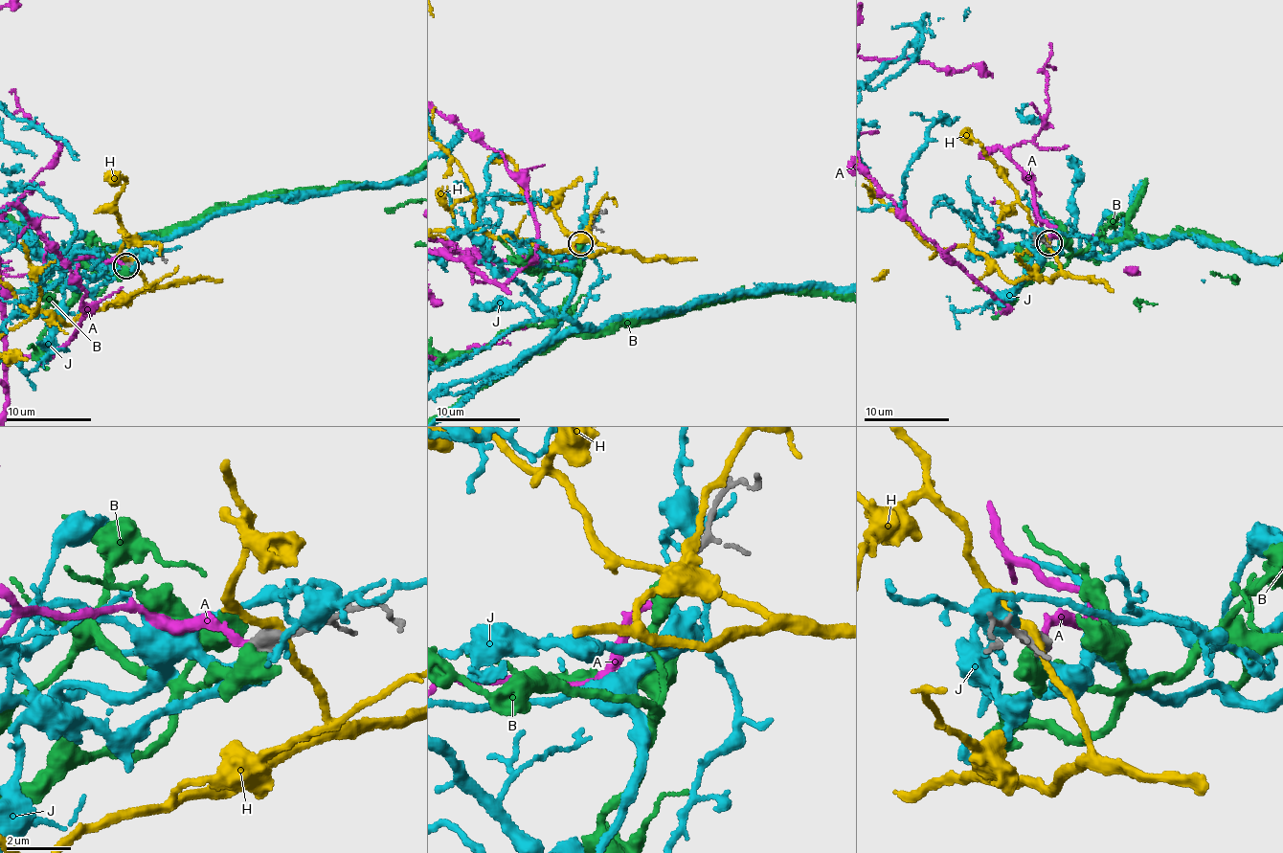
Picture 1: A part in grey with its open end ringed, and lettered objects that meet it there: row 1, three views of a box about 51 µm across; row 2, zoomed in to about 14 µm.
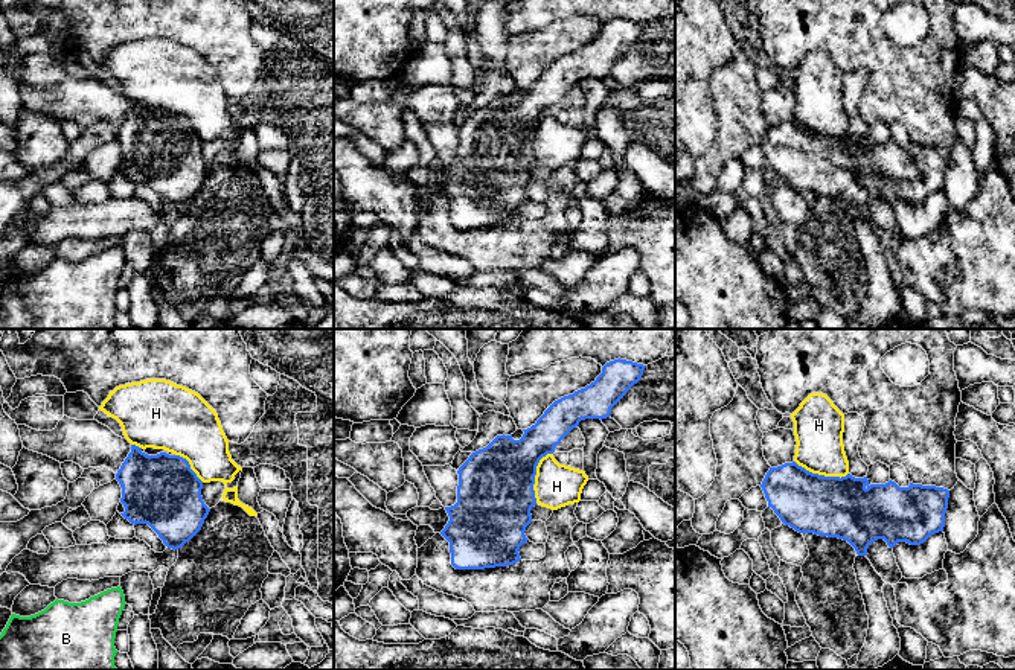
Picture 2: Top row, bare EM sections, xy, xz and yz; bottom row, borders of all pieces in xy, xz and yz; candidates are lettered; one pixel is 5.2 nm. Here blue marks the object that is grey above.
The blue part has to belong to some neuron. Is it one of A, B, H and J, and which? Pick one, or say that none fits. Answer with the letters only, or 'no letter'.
A

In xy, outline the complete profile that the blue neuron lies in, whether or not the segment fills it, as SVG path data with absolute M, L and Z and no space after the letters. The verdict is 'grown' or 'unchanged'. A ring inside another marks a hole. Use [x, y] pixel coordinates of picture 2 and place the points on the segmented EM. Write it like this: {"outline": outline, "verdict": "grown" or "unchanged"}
{"outline": "M131 445L116 480L125 507L120 515L134 525L148 524L168 548L189 542L210 512L201 496L203 481L180 455L148 455Z", "verdict": "unchanged"}

